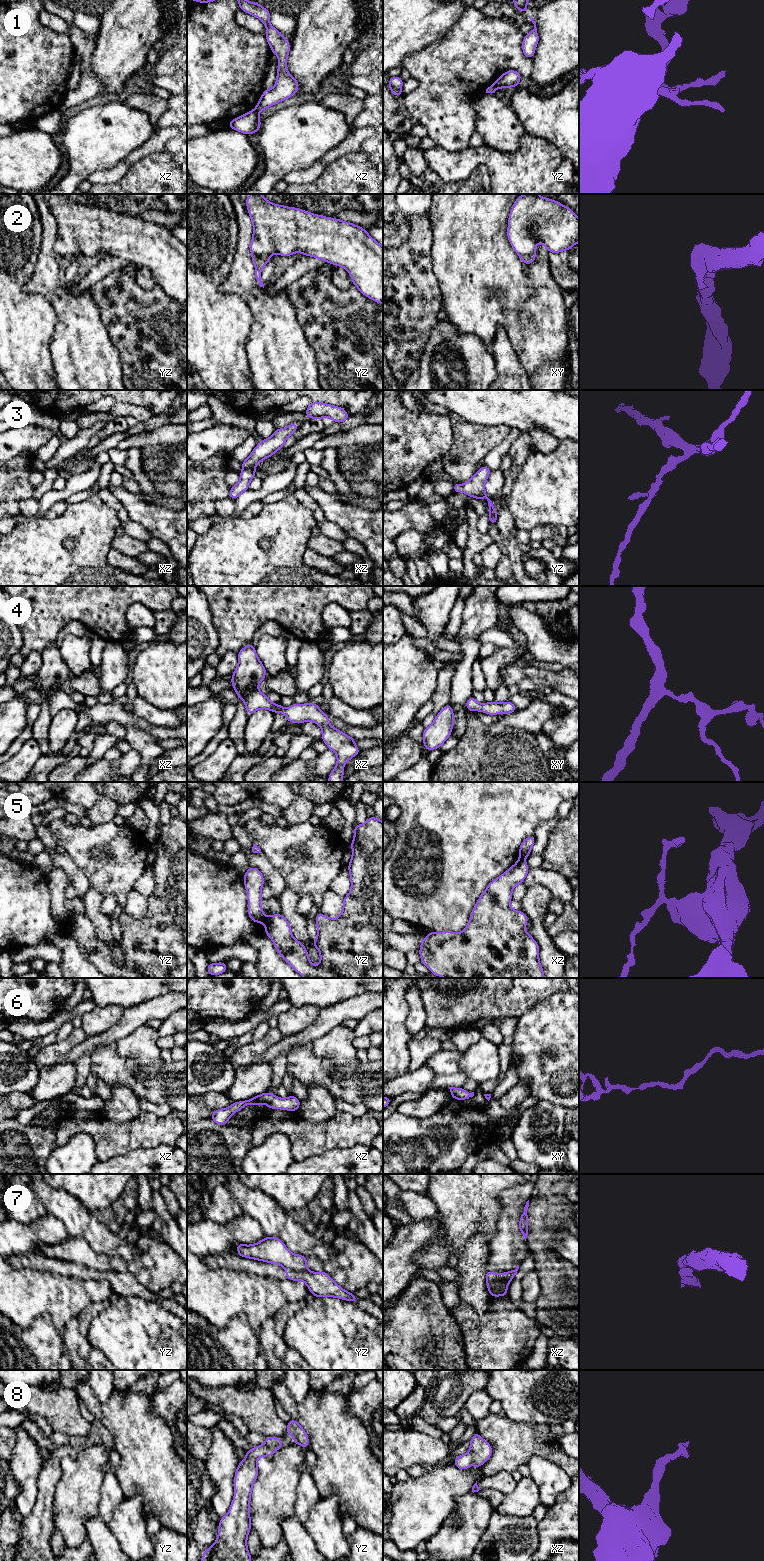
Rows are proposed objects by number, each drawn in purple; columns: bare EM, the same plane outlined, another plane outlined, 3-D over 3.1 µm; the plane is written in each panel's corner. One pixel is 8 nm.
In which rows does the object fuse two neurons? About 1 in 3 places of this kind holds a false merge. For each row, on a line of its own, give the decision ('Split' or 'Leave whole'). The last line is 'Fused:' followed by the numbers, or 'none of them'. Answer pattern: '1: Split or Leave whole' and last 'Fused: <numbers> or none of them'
1: Split
2: Split
3: Leave whole
4: Leave whole
5: Split
6: Leave whole
7: Split
8: Leave whole
Fused: 1, 2, 5, 7

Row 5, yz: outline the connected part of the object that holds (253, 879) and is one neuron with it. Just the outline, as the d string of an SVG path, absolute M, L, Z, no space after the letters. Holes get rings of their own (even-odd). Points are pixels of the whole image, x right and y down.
M249 867L243 880L248 898L248 915L255 923L264 923L266 916L261 908L264 877L258 868Z

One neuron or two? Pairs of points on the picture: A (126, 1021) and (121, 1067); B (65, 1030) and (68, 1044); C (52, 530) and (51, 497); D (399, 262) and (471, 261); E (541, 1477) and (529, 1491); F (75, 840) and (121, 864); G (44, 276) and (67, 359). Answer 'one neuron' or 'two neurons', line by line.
A: two neurons
B: two neurons
C: two neurons
D: two neurons
E: two neurons
F: one neuron
G: one neuron

